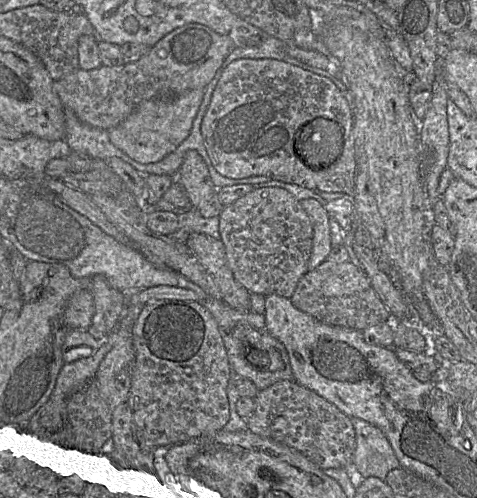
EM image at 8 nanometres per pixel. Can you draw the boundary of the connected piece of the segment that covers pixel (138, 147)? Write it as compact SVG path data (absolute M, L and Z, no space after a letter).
M189 90L171 100L144 101L124 121L108 131L111 143L139 163L162 160L189 136L204 90Z

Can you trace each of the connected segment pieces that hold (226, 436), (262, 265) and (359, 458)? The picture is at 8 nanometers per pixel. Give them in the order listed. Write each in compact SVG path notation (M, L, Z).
M231 372L228 385L228 398L230 405L230 420L228 425L214 438L213 443L224 445L240 445L244 448L266 449L281 456L297 456L289 448L281 443L276 443L270 439L260 438L250 432L248 425L239 416L237 411L237 387L235 386L235 376Z
M279 187L254 189L223 208L219 215L219 233L228 266L237 282L251 293L291 298L299 280L308 271L313 245L313 224L299 200Z
M350 418L355 431L355 451L352 470L358 471L363 480L378 478L385 481L387 476L399 468L391 455L388 443L382 434L368 422Z

